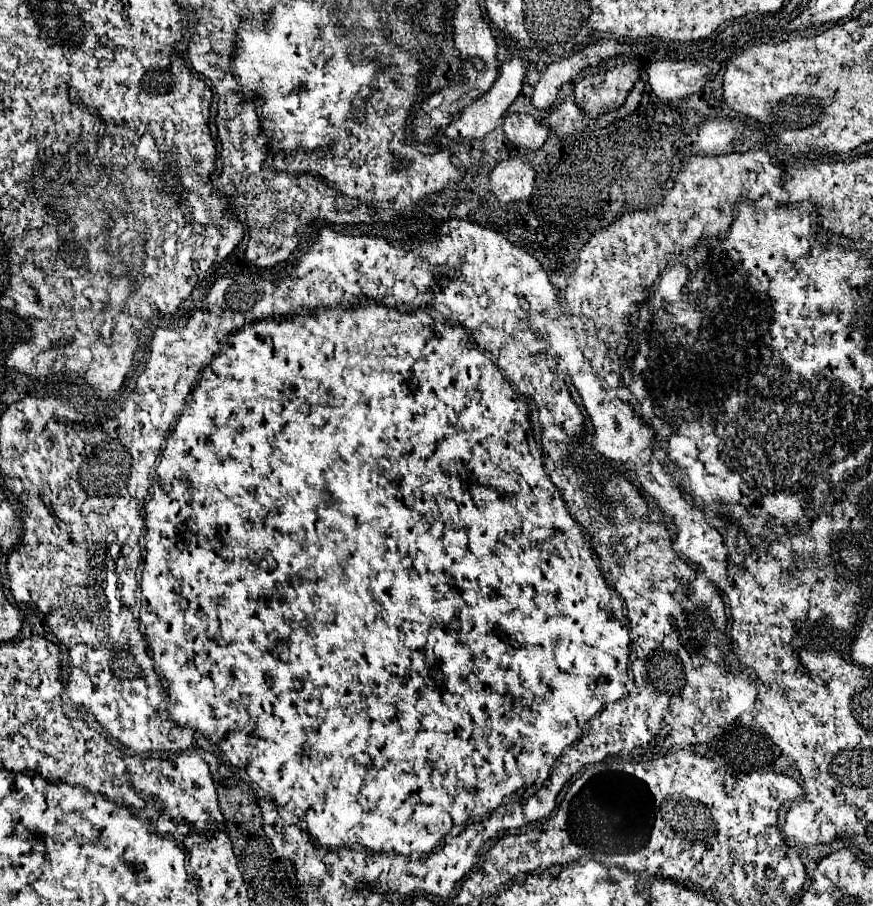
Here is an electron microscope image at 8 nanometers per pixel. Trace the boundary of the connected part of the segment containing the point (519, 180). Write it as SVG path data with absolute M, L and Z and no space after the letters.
M509 158L493 168L489 174L489 190L499 202L509 204L515 200L527 200L535 182L535 170L521 158Z

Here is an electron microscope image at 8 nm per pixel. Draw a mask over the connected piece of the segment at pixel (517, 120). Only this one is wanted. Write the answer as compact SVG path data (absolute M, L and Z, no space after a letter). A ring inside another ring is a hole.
M509 114L503 122L503 132L513 146L535 152L545 144L549 128L541 126L541 122L529 114Z

